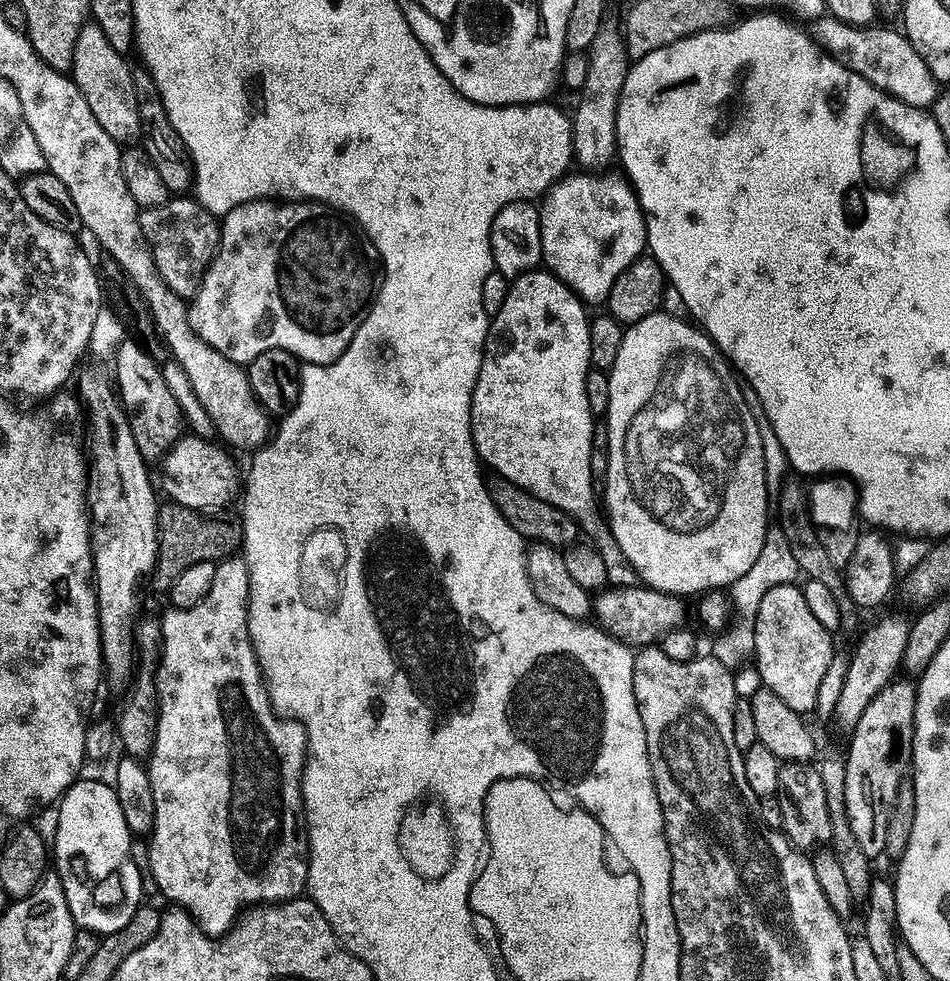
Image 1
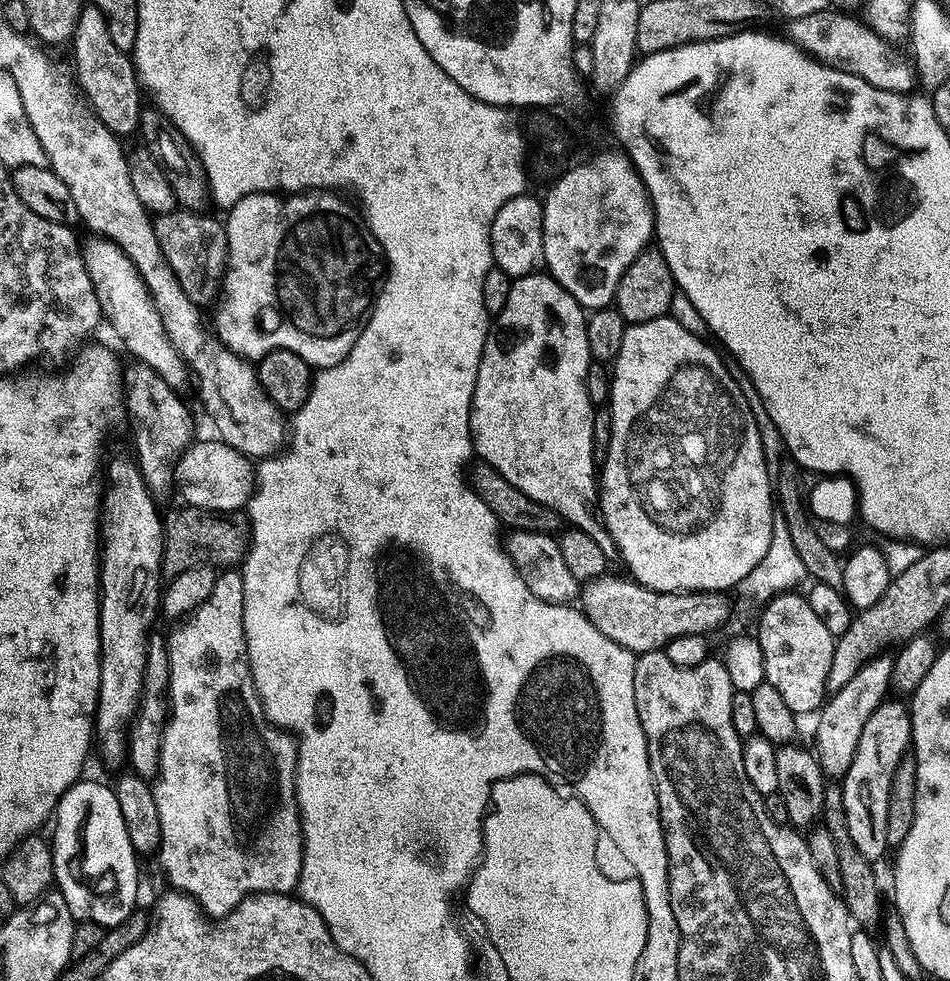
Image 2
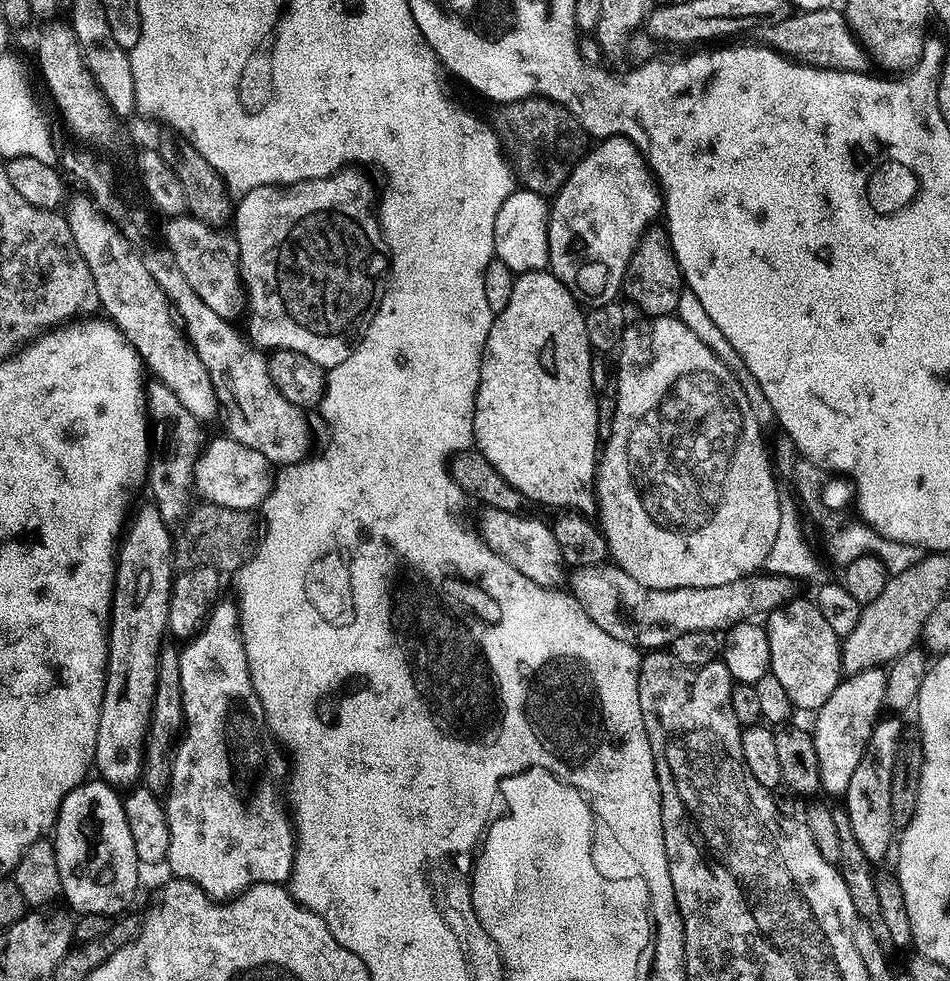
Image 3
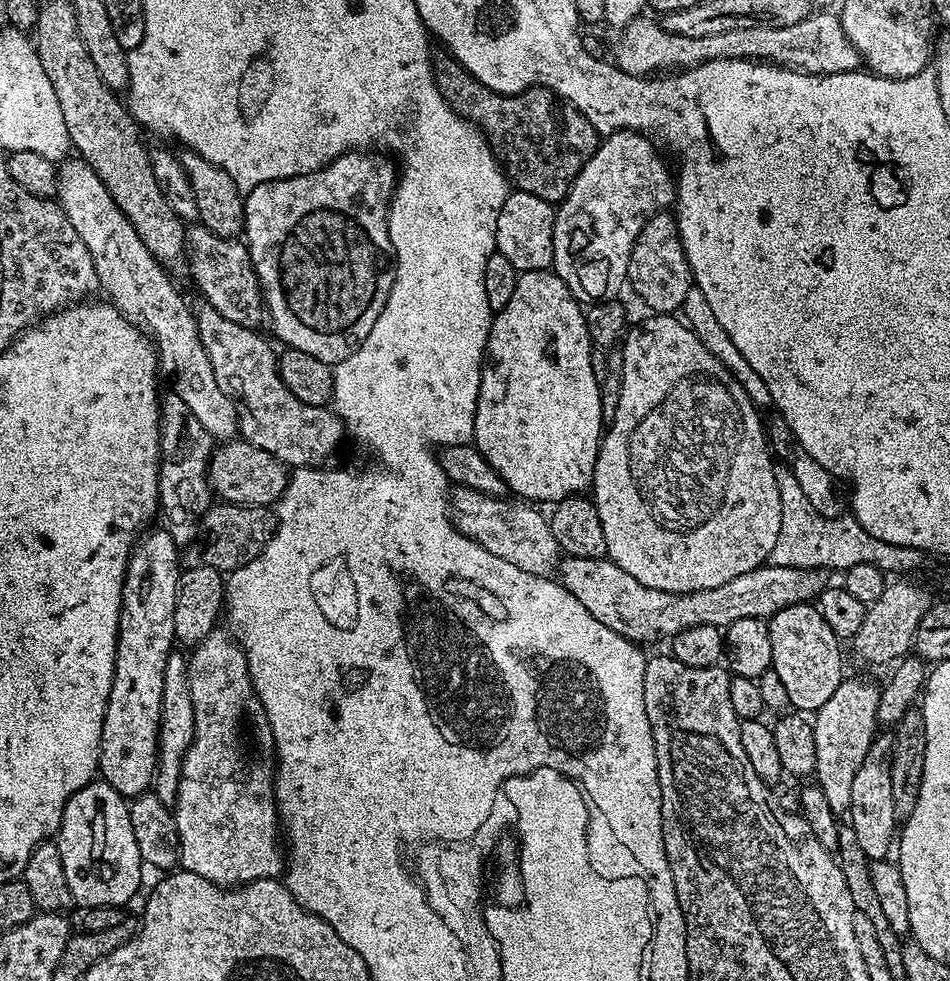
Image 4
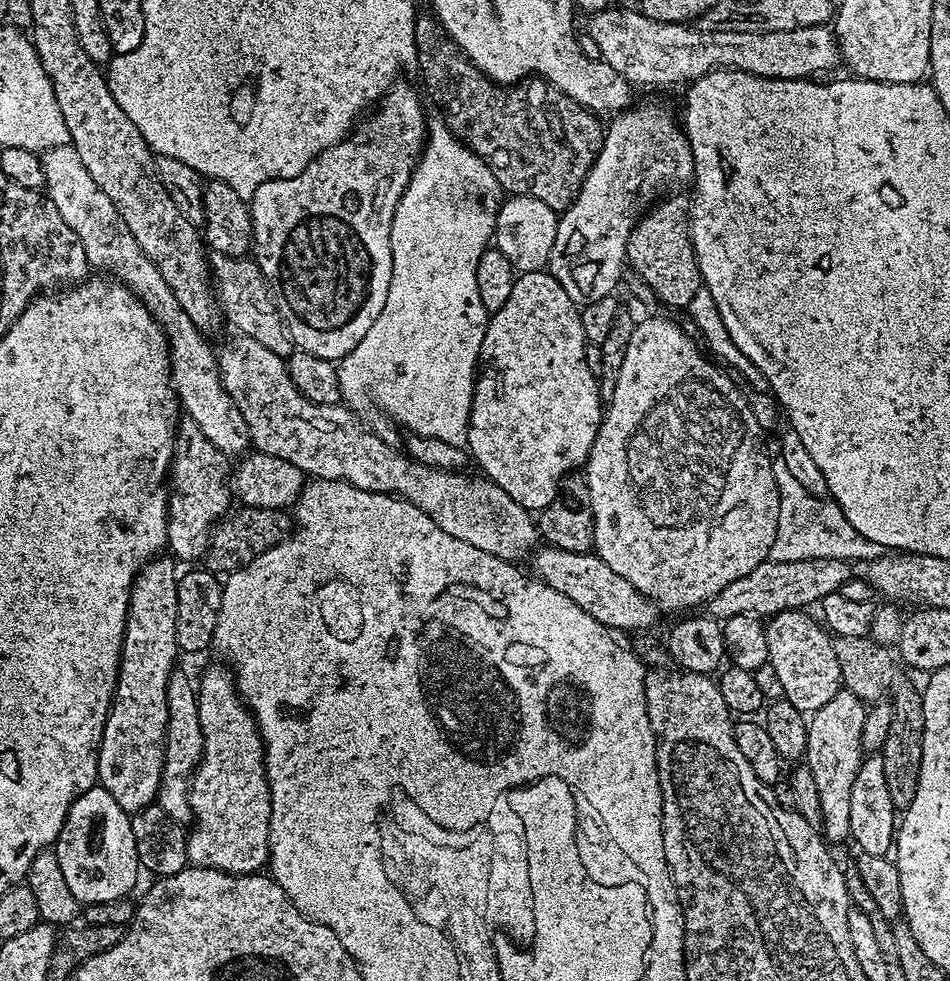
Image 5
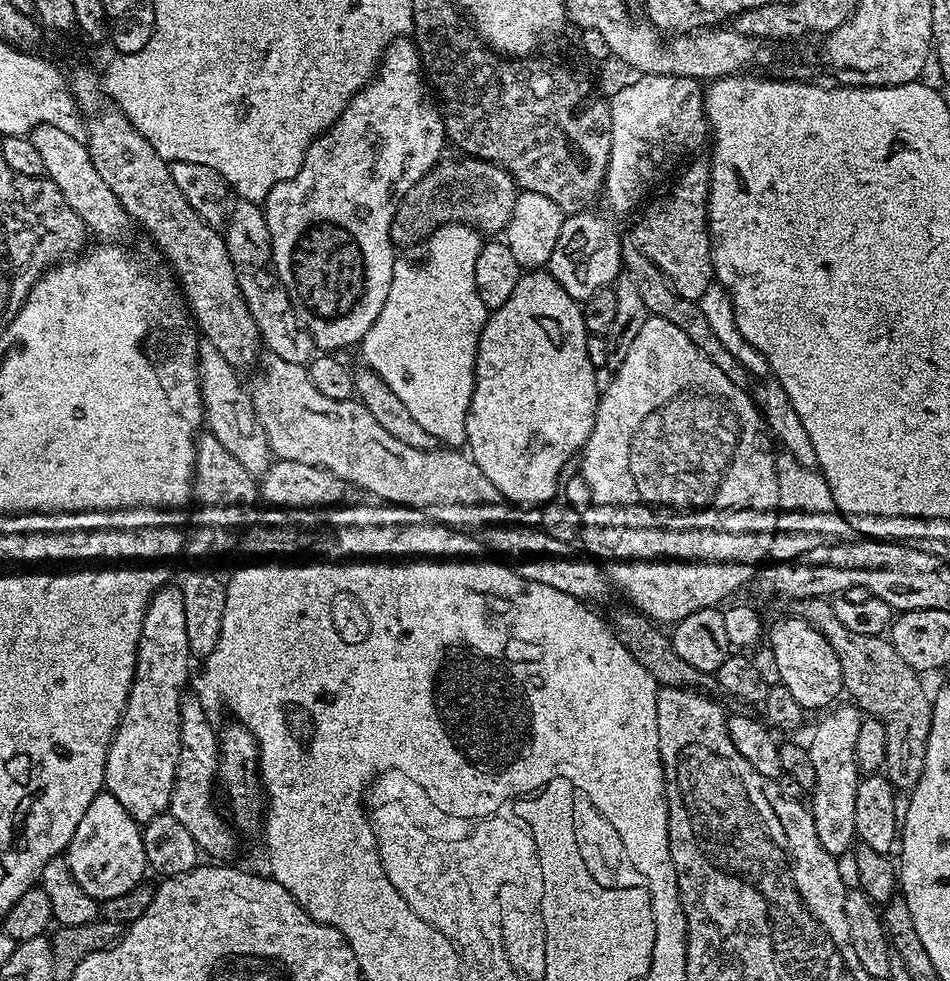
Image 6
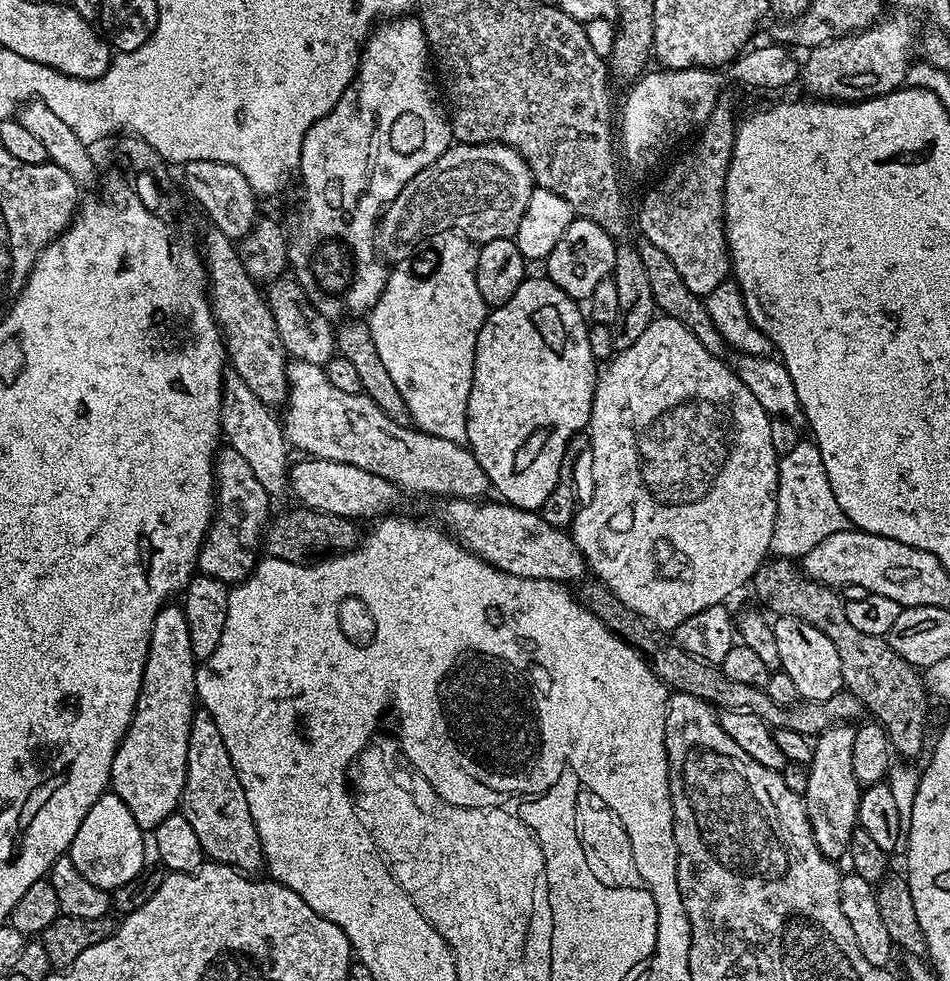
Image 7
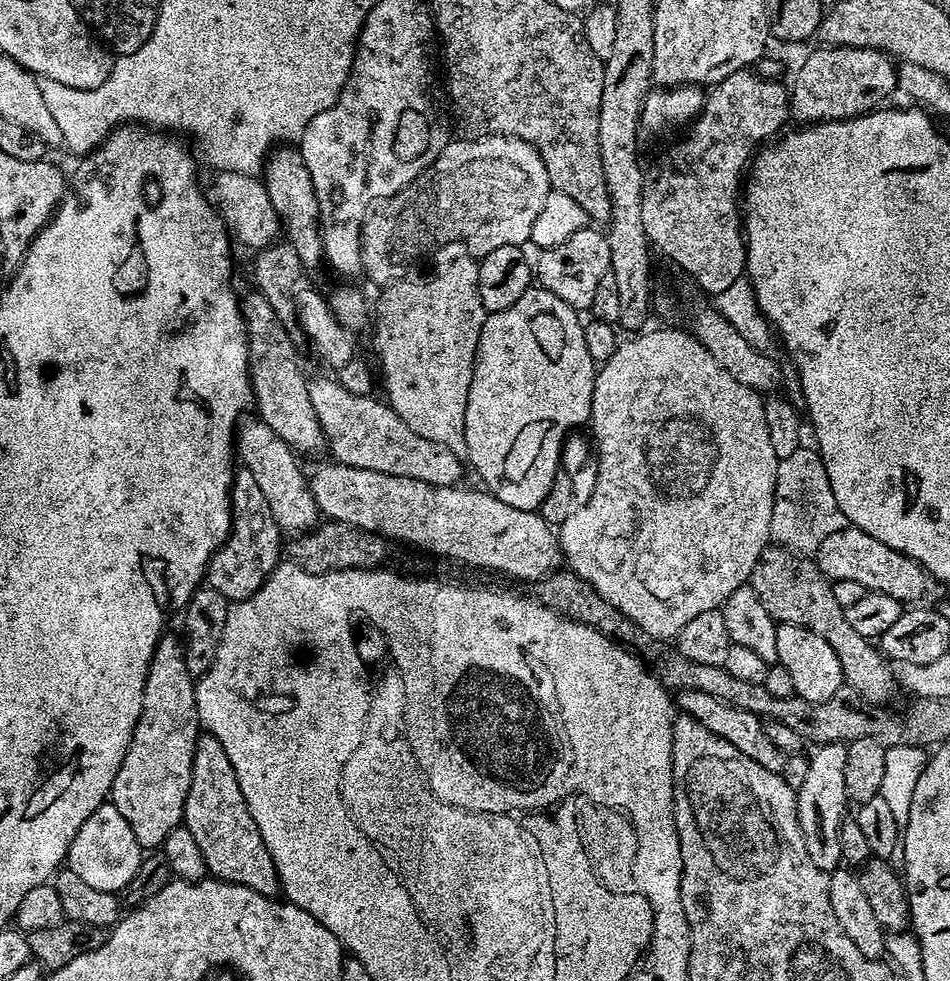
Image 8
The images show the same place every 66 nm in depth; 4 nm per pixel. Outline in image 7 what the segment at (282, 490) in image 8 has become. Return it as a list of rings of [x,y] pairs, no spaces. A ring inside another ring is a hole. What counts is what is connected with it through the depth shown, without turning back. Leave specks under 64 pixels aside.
[[[236,374],[225,379],[222,384],[224,403],[222,405],[222,415],[220,426],[223,439],[227,447],[238,450],[242,458],[246,458],[246,463],[258,476],[258,482],[269,494],[285,491],[288,488],[288,470],[290,459],[290,445],[284,439],[284,430],[279,419],[272,417],[273,409],[262,401],[250,390],[249,381],[245,377]]]

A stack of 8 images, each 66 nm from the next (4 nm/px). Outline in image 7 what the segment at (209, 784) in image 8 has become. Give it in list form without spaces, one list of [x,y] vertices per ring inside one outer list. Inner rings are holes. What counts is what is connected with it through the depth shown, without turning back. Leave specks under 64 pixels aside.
[[[203,710],[192,714],[188,769],[178,812],[190,826],[194,826],[194,834],[198,834],[198,842],[202,842],[202,850],[209,861],[225,864],[245,874],[259,873],[256,871],[265,867],[264,848],[252,821],[242,782],[226,750],[222,730],[218,730],[212,715]]]

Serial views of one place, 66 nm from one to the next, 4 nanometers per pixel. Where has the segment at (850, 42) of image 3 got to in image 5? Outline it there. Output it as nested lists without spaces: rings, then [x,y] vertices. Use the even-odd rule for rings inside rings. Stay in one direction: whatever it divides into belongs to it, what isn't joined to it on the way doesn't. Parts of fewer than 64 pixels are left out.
[[[609,6],[587,17],[586,32],[598,42],[601,60],[605,60],[622,78],[633,86],[639,84],[681,84],[687,85],[707,72],[717,68],[734,68],[737,72],[752,72],[756,76],[768,76],[771,80],[807,80],[819,77],[819,72],[828,72],[836,63],[841,63],[840,45],[836,33],[828,24],[802,26],[798,30],[778,30],[777,32],[751,32],[750,30],[706,30],[699,26],[689,26],[681,22],[671,24],[650,18],[645,12],[633,10],[623,12]]]

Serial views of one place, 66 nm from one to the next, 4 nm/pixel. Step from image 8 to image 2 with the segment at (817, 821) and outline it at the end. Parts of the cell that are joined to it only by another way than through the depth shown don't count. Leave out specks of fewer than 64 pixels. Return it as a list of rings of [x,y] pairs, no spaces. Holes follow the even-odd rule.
[[[873,655],[865,661],[854,676],[827,699],[819,713],[821,716],[816,724],[814,752],[819,759],[820,767],[829,777],[840,778],[847,772],[850,762],[854,762],[858,738],[862,738],[862,726],[866,726],[866,718],[870,718],[872,711],[879,704],[883,704],[889,695],[893,657],[882,655]]]

